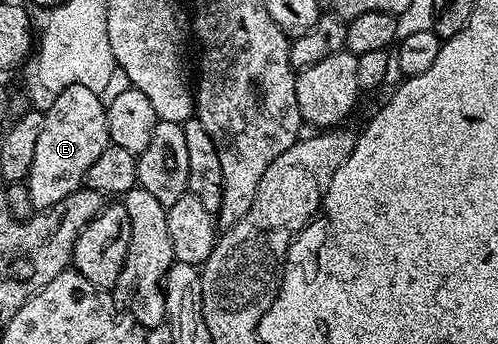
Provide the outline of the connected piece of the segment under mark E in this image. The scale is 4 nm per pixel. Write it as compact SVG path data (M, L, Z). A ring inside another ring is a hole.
M66 82L63 90L52 96L53 104L44 108L43 129L39 129L39 142L35 145L35 161L31 161L31 173L27 186L31 201L37 211L46 211L51 205L63 201L71 193L80 191L85 174L99 153L107 149L109 130L105 116L106 104L85 83Z

